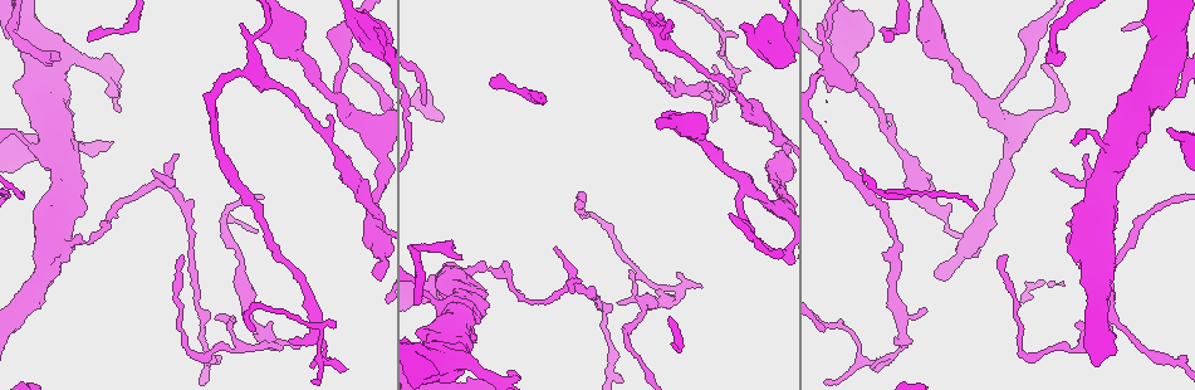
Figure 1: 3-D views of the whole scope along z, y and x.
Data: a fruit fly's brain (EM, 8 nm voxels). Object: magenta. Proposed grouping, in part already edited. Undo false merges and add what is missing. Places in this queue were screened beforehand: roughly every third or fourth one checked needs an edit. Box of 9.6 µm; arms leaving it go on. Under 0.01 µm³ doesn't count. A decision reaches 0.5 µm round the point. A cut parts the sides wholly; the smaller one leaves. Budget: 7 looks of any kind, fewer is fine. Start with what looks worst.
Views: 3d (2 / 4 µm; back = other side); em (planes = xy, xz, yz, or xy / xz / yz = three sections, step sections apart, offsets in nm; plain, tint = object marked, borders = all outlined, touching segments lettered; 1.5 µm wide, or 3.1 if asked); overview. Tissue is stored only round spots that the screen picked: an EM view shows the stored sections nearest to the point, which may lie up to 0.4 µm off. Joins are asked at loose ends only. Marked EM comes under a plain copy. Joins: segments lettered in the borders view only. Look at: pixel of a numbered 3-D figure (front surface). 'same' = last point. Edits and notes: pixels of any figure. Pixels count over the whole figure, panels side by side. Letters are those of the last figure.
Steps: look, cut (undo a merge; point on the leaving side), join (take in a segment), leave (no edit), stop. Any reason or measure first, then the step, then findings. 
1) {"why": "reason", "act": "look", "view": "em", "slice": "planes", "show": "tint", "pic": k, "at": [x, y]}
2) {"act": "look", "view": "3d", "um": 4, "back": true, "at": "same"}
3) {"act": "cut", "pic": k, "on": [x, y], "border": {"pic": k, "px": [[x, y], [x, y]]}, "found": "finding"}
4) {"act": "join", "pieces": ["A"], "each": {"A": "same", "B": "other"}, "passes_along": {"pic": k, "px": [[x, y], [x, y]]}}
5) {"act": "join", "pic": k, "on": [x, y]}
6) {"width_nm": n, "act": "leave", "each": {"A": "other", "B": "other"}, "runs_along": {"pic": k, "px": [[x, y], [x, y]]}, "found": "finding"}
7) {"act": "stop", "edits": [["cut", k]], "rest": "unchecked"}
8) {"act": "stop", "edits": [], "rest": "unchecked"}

{"why": "tapers out", "act": "look", "view": "3d", "um": 2, "pic": 1, "at": [1002, 257]}

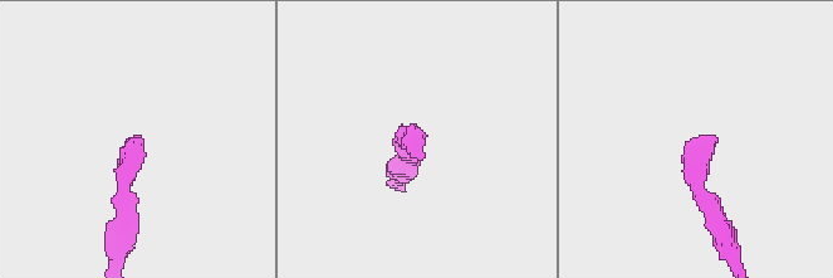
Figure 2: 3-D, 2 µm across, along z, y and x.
{"why": "now the EM", "act": "look", "view": "em", "slice": "planes", "show": "borders", "pic": 2, "at": [137, 137]}

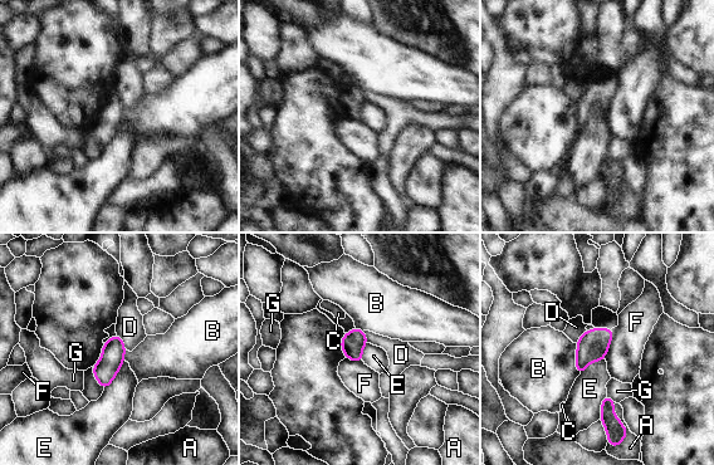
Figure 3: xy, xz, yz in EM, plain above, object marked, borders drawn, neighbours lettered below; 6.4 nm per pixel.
{"width_nm": 130, "act": "leave", "each": {"A": "other", "B": "other", "C": "other", "D": "other", "E": "other", "F": "other", "G": "other"}, "border": {"pic": 3, "px": [[125, 361], [104, 390]]}, "found": "none of them fits"}

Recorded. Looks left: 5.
{"act": "look", "view": "3d", "um": 2, "pic": 1, "at": [872, 365]}

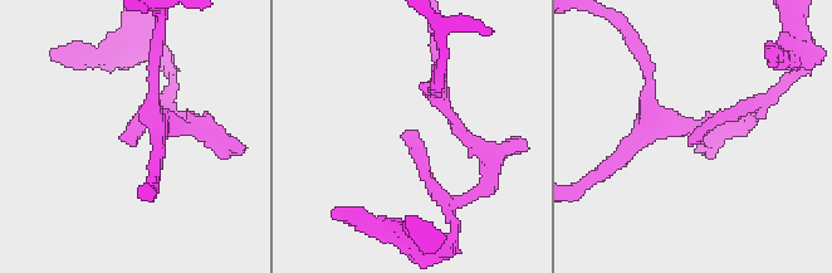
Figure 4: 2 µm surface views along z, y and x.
{"act": "look", "view": "em", "slice": "planes", "show": "borders", "pic": 4, "at": [135, 138]}

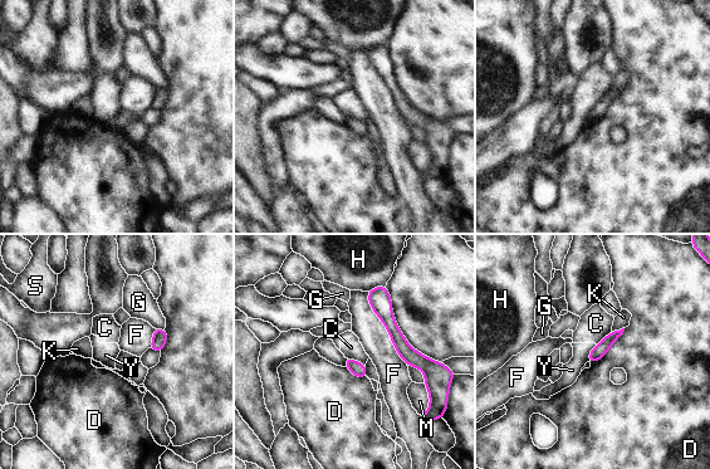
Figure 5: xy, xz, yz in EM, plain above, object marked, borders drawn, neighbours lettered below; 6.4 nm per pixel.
{"longest_contact_nm": ["F", 550], "act": "leave", "each": {"C": "other", "D": "other", "F": "other", "G": "other", "H": "other", "K": "other", "M": "other", "S": "other", "Y": "other"}, "border": {"pic": 5, "px": [[597, 345], [588, 355], [587, 361]]}, "found": "no lettered segment goes on from it"}

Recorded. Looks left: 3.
{"act": "look", "view": "3d", "um": 4, "pic": 1, "at": [417, 331]}

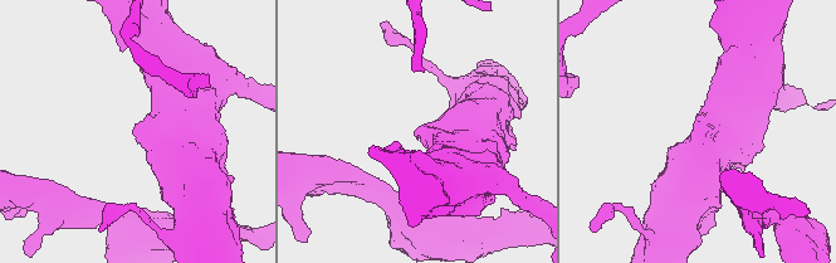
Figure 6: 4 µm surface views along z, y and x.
{"why": "shape alone is not enough", "act": "look", "view": "em", "slice": "xy", "step": 4, "show": "borders", "pic": 6, "at": [416, 130]}

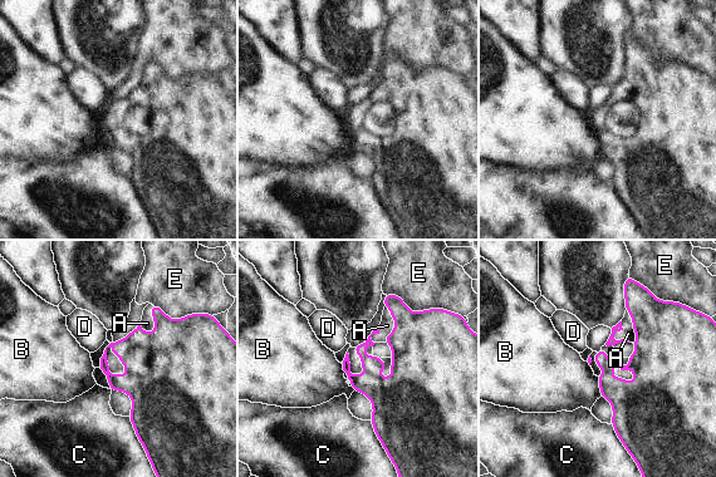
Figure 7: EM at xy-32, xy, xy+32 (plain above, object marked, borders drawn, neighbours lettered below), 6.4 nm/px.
{"why": "cut it another way", "act": "look", "view": "em", "slice": "planes", "show": "borders", "at": "same"}

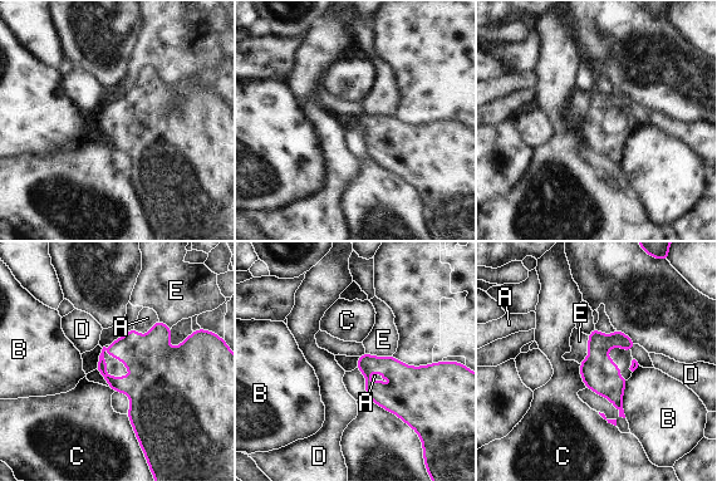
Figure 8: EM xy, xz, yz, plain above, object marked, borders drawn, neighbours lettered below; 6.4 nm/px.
{"act": "join", "pieces": ["A"], "each": {"A": "same", "B": "other", "C": "other", "D": "other", "E": "other"}, "passes_along": {"pic": 8, "px": [[417, 393], [383, 374], [374, 376]]}, "found": "the neuron continues"}

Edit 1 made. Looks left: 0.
{"act": "stop", "edits": [["join", 8]], "rest": "unchecked"}

